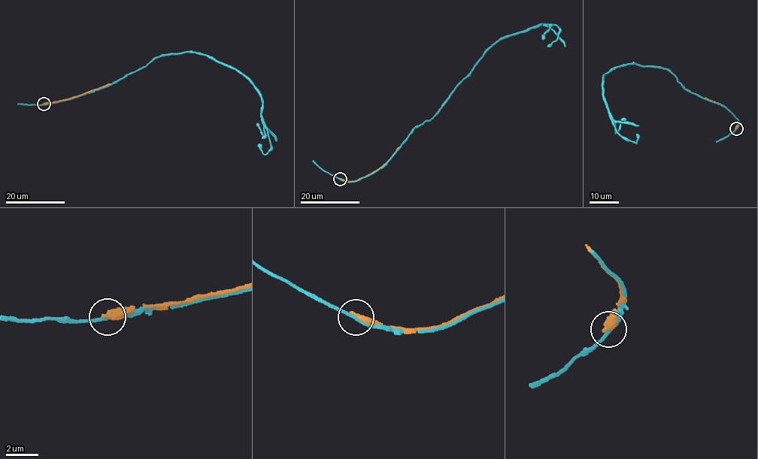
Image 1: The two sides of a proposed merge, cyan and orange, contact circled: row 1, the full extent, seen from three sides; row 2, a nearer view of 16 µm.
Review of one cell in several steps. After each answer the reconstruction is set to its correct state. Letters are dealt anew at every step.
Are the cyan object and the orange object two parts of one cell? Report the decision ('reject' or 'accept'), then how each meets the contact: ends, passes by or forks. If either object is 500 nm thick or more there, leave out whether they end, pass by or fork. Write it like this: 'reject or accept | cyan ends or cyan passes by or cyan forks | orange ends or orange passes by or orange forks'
reject | cyan passes by | orange ends

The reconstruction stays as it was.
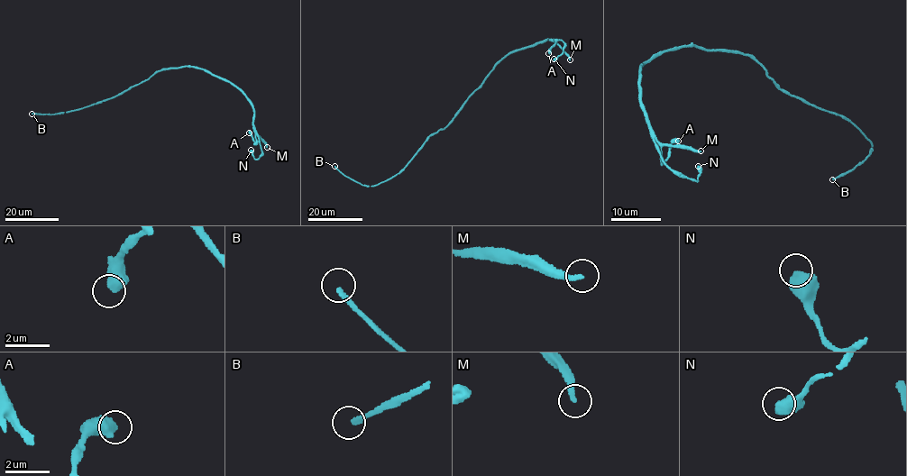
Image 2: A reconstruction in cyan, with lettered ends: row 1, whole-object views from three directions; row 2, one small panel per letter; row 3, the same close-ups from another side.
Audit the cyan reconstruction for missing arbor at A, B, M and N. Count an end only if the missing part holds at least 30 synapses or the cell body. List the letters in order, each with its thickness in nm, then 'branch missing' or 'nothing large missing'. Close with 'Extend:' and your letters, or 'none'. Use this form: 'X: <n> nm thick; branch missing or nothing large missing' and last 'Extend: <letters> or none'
A: 600 nm thick; nothing large missing
B: 200 nm thick; branch missing
M: 280 nm thick; branch missing
N: 600 nm thick; nothing large missing
Extend: B, M

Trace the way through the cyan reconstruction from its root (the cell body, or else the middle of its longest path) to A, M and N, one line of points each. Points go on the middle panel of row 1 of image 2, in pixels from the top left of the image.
A: (465, 101), (508, 55), (548, 39), (556, 40), (548, 53)
M: (465, 101), (498, 63), (511, 52), (550, 39), (570, 59)
N: (465, 101), (498, 63), (511, 52), (548, 39), (561, 39), (564, 42), (563, 51), (554, 59)

